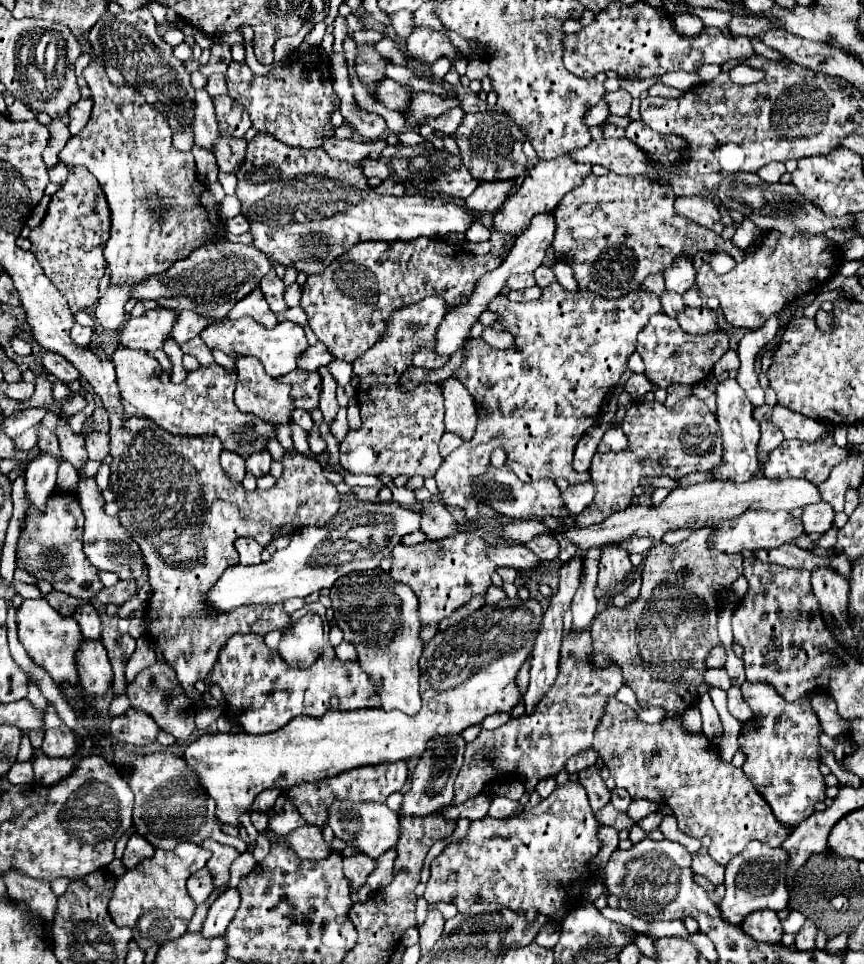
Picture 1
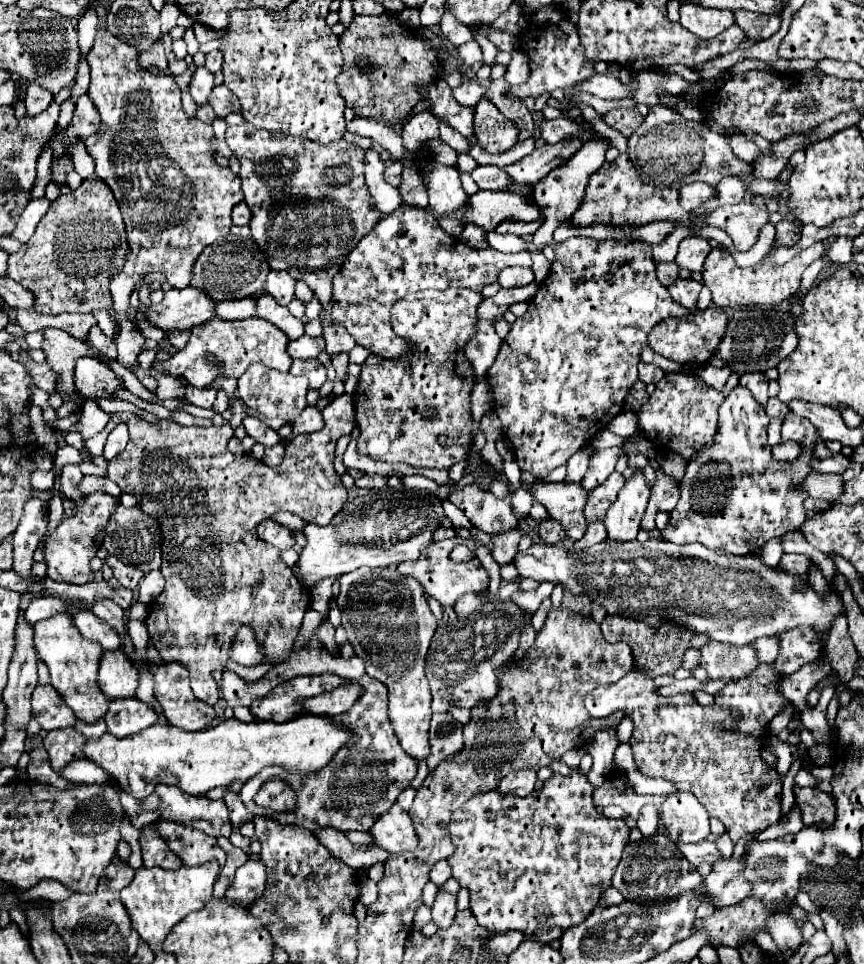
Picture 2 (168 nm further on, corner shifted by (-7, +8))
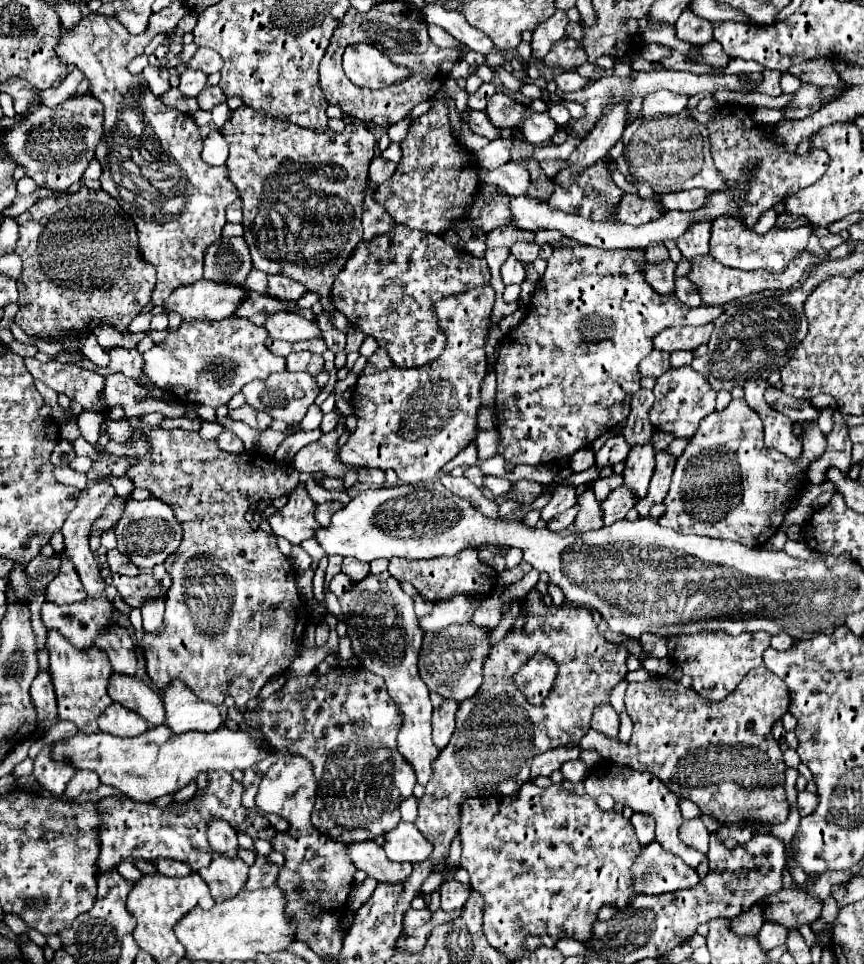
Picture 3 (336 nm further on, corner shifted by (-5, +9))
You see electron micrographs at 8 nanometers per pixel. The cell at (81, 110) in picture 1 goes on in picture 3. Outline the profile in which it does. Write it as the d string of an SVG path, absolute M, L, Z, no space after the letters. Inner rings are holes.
M71 97L57 109L37 107L21 123L7 131L7 151L11 151L17 165L27 169L39 187L67 189L83 177L87 163L93 159L93 149L103 135L103 105L91 97Z

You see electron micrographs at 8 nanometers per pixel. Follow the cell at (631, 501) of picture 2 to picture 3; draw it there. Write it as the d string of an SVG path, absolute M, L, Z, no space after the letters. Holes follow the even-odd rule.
M651 443L637 445L629 451L629 457L625 459L623 479L625 479L625 485L633 491L635 503L645 499L653 469L655 469L655 451Z

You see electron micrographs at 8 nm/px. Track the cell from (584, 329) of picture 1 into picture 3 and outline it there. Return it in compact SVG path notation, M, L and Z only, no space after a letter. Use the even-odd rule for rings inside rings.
M559 245L553 249L549 261L547 261L547 271L545 275L537 281L535 293L531 297L529 309L525 319L505 333L499 351L497 351L497 363L495 363L495 373L497 373L497 401L495 401L495 413L497 413L497 429L501 433L501 445L499 453L511 461L513 465L519 463L529 463L529 465L539 465L539 463L551 463L557 459L571 457L575 451L591 447L591 443L609 431L613 425L621 423L629 415L629 403L633 393L639 389L639 371L637 365L643 357L647 357L653 351L653 335L659 333L661 329L675 327L675 325L705 325L709 321L715 321L723 313L723 307L707 307L701 305L697 309L689 309L685 303L681 303L675 295L659 295L647 281L645 281L645 251L639 249L595 249L595 247L583 247L583 245Z

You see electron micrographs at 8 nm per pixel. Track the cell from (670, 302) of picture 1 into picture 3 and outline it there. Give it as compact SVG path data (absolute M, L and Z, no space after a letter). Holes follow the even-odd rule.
M655 243L655 245L651 245L649 249L647 249L647 261L651 261L651 263L661 263L661 261L667 261L669 259L669 251L665 249L665 245L661 243Z

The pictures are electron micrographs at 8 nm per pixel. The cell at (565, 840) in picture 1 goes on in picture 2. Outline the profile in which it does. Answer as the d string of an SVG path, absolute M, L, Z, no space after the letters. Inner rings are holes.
M573 772L569 776L561 776L561 774L553 774L541 790L535 790L533 794L521 798L515 794L503 794L503 792L485 792L485 794L475 794L471 796L457 812L453 812L451 816L451 824L449 824L449 832L455 844L455 854L449 858L451 870L453 870L453 878L469 888L471 892L471 912L475 914L477 922L487 928L489 932L507 932L507 930L519 930L525 934L525 938L529 940L539 940L539 942L551 942L561 938L561 934L571 928L581 924L589 912L593 912L593 908L599 904L599 898L603 896L603 892L611 886L611 878L619 866L621 860L621 852L623 848L629 844L629 826L625 820L609 820L605 816L601 816L597 812L597 808L593 806L593 786L589 784L587 776L581 772Z

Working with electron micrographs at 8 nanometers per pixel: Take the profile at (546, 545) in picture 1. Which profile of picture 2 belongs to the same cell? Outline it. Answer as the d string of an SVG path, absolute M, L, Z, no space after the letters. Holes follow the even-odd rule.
M545 518L541 524L539 524L539 538L545 542L545 544L557 544L565 538L565 530L561 528L561 524L557 524L557 520L553 518Z

